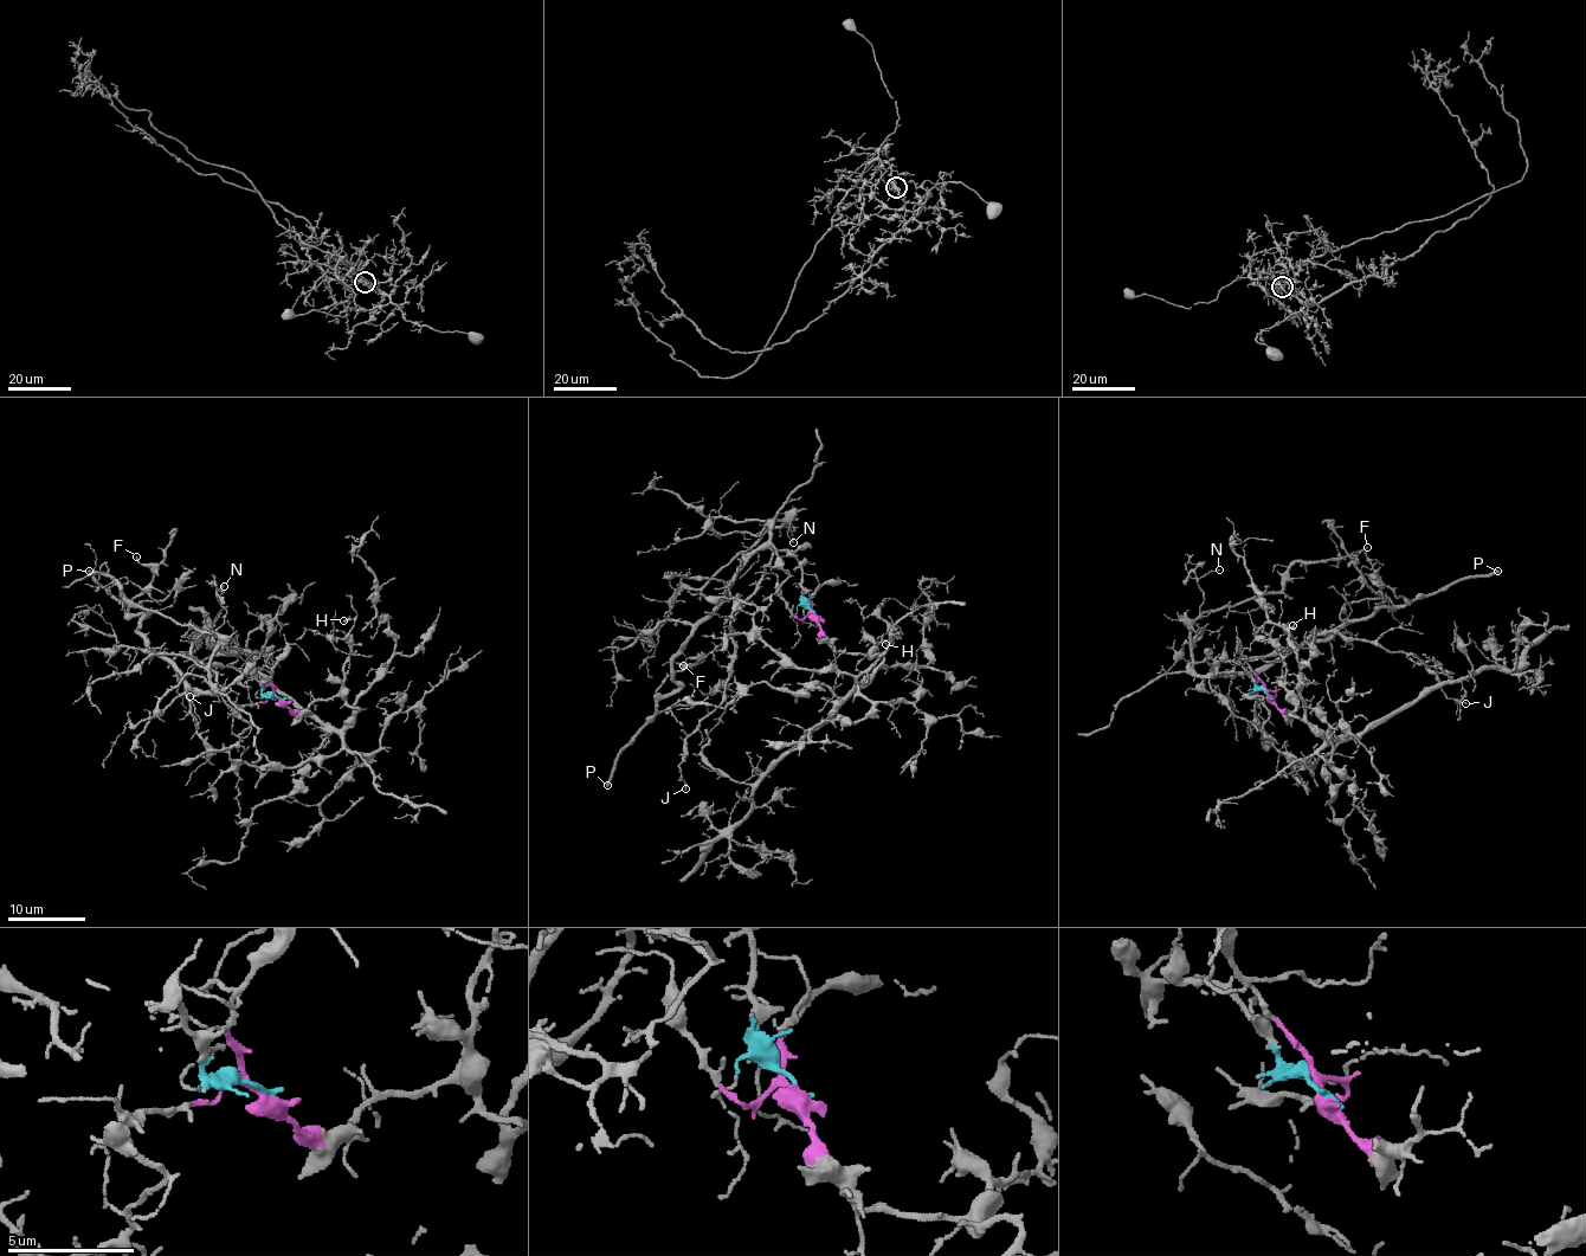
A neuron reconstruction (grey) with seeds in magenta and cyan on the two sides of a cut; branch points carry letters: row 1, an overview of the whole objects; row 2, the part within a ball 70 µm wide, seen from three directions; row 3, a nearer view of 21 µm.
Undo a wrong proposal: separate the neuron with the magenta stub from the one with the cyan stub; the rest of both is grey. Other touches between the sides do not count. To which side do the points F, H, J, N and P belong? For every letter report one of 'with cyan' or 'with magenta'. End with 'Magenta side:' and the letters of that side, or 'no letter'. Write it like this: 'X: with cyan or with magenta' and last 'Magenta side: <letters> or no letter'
F: with cyan
H: with magenta
J: with cyan
N: with cyan
P: with cyan
Magenta side: H

